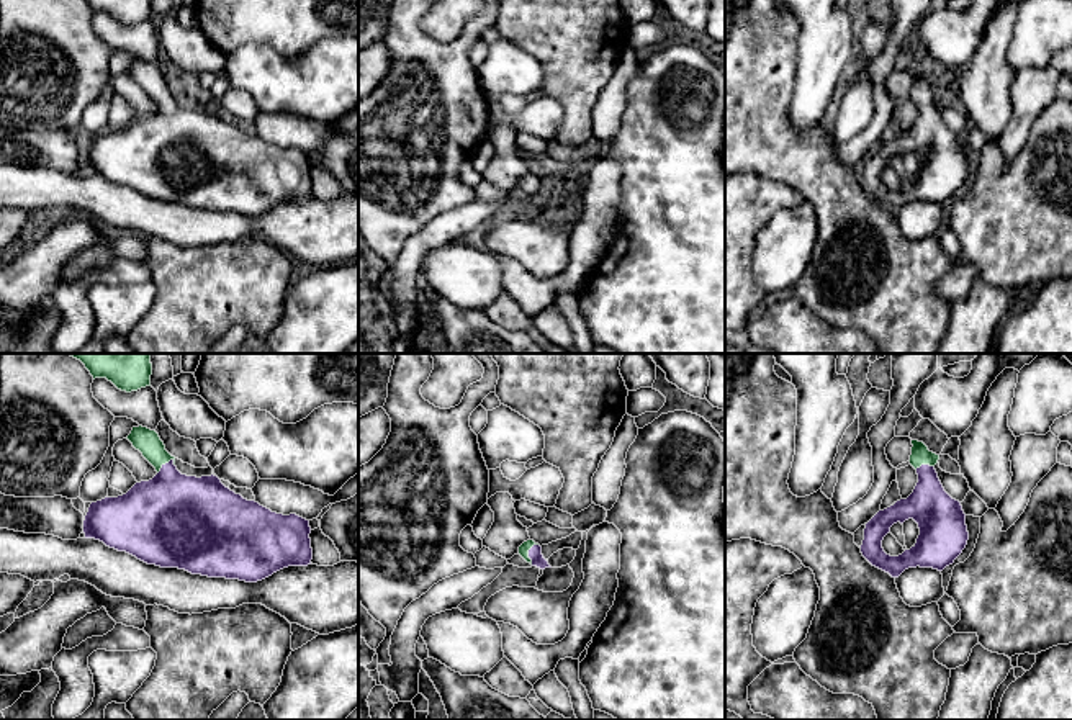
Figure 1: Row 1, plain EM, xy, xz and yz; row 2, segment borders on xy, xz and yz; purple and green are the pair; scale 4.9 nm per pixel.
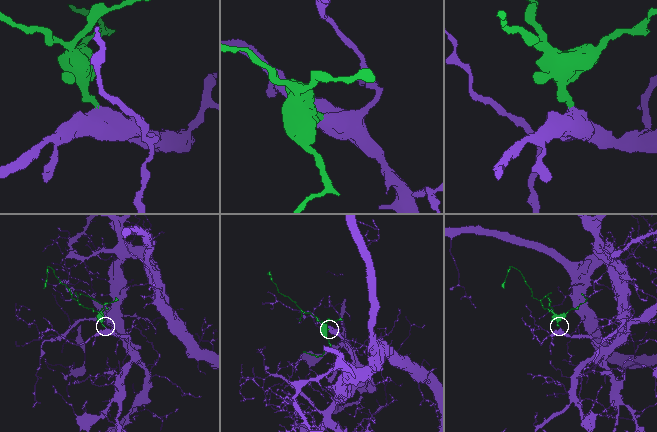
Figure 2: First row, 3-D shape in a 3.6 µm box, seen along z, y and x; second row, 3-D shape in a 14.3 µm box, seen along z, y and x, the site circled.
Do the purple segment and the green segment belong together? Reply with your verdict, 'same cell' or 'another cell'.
same cell

